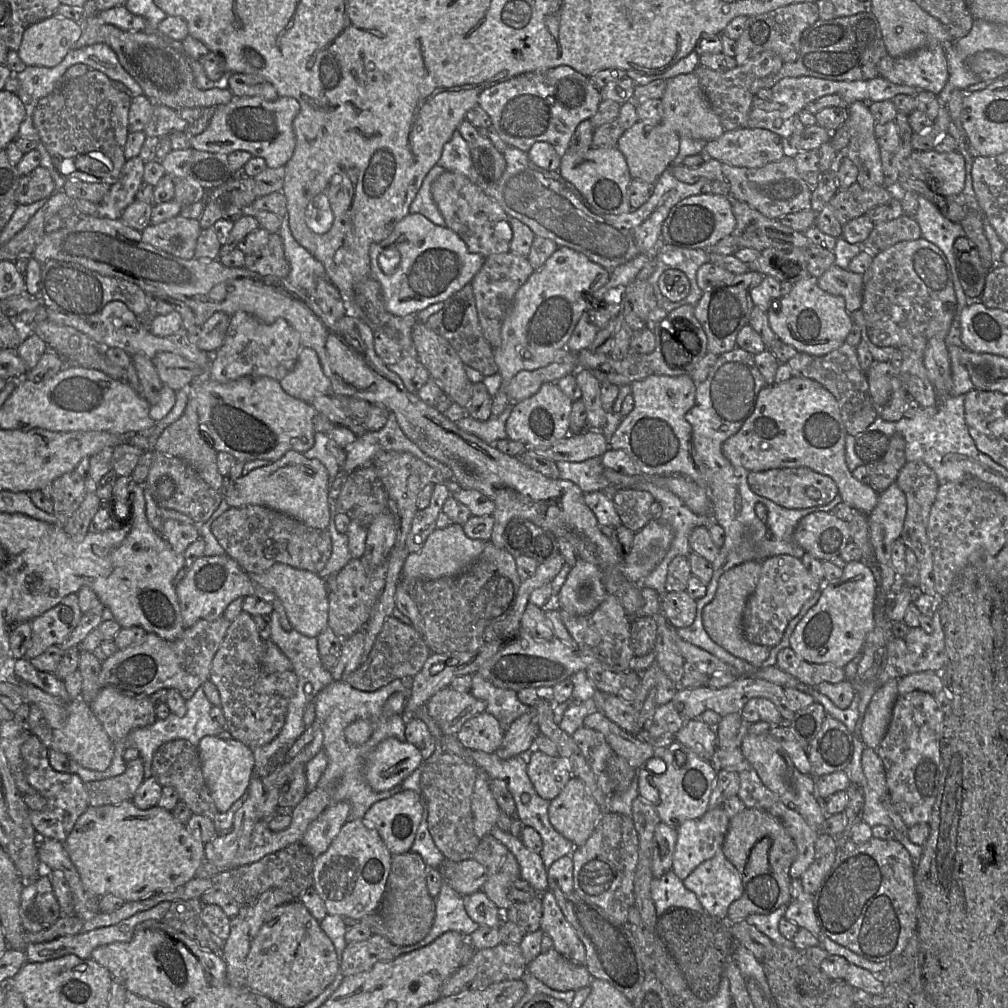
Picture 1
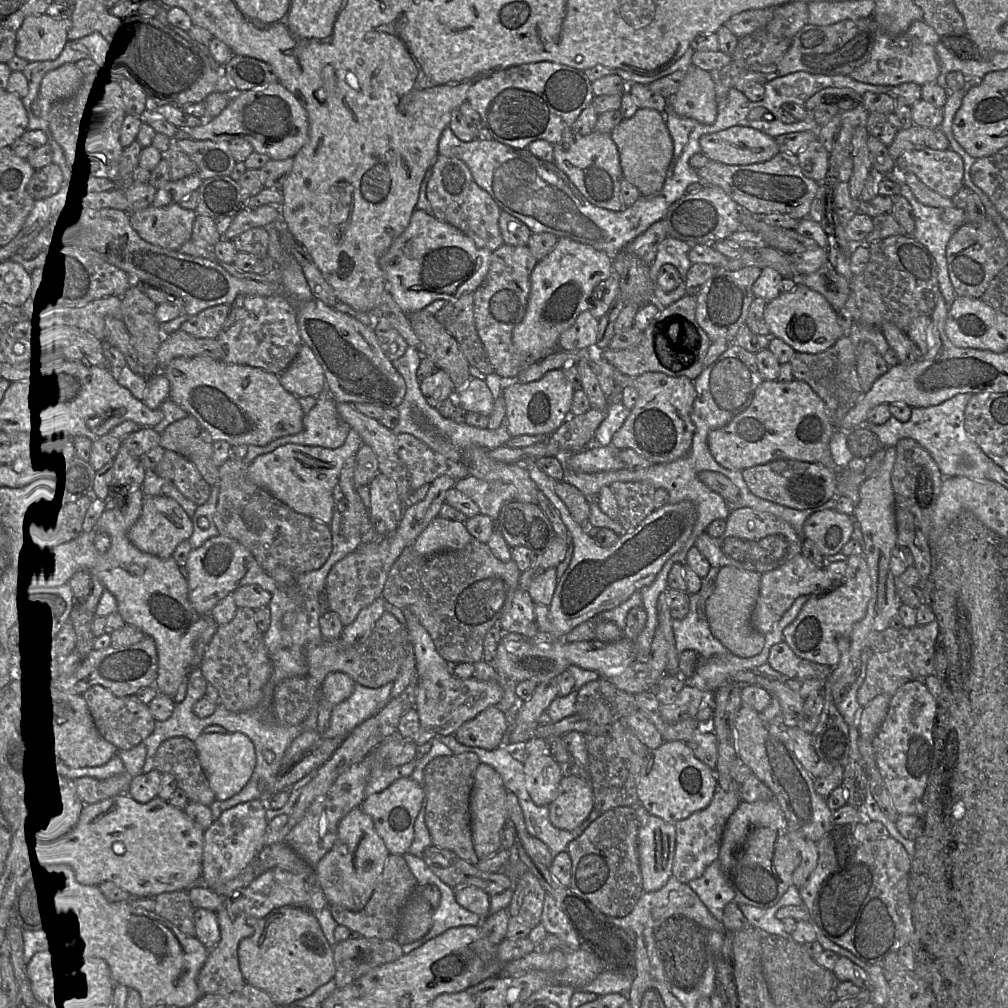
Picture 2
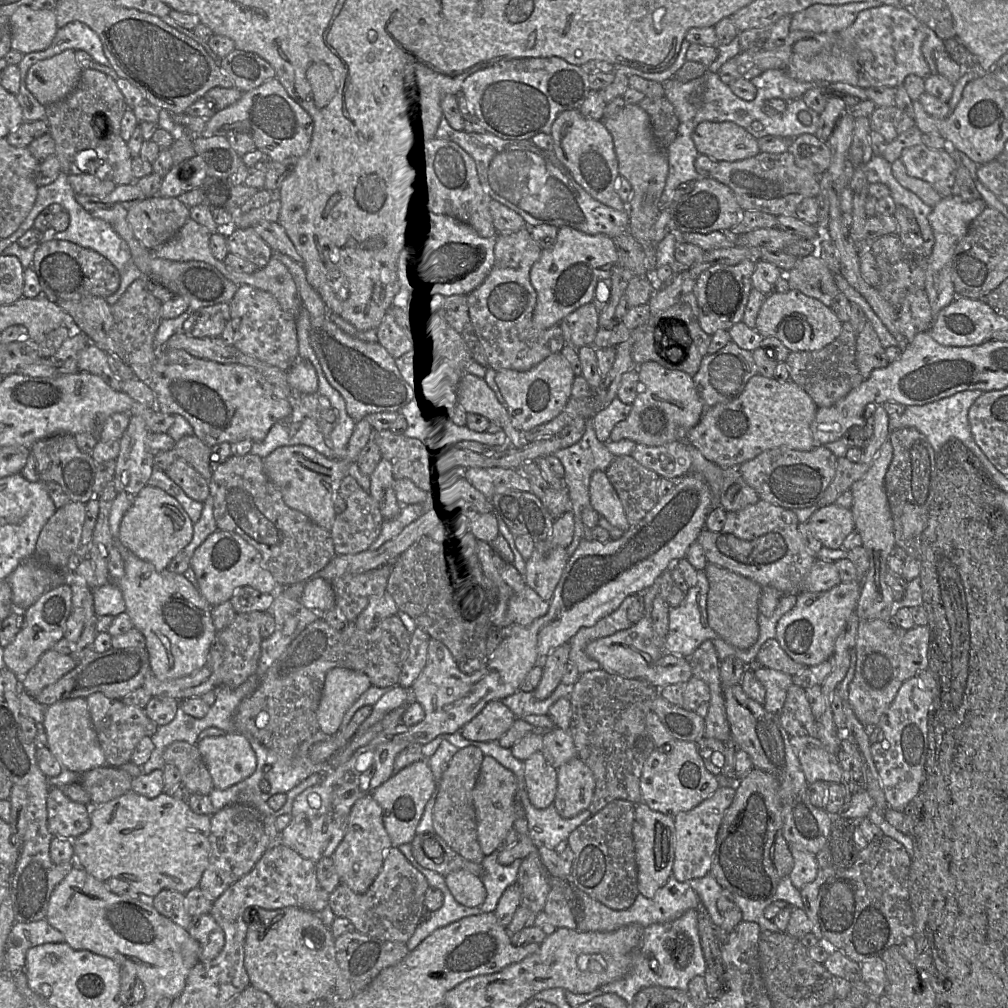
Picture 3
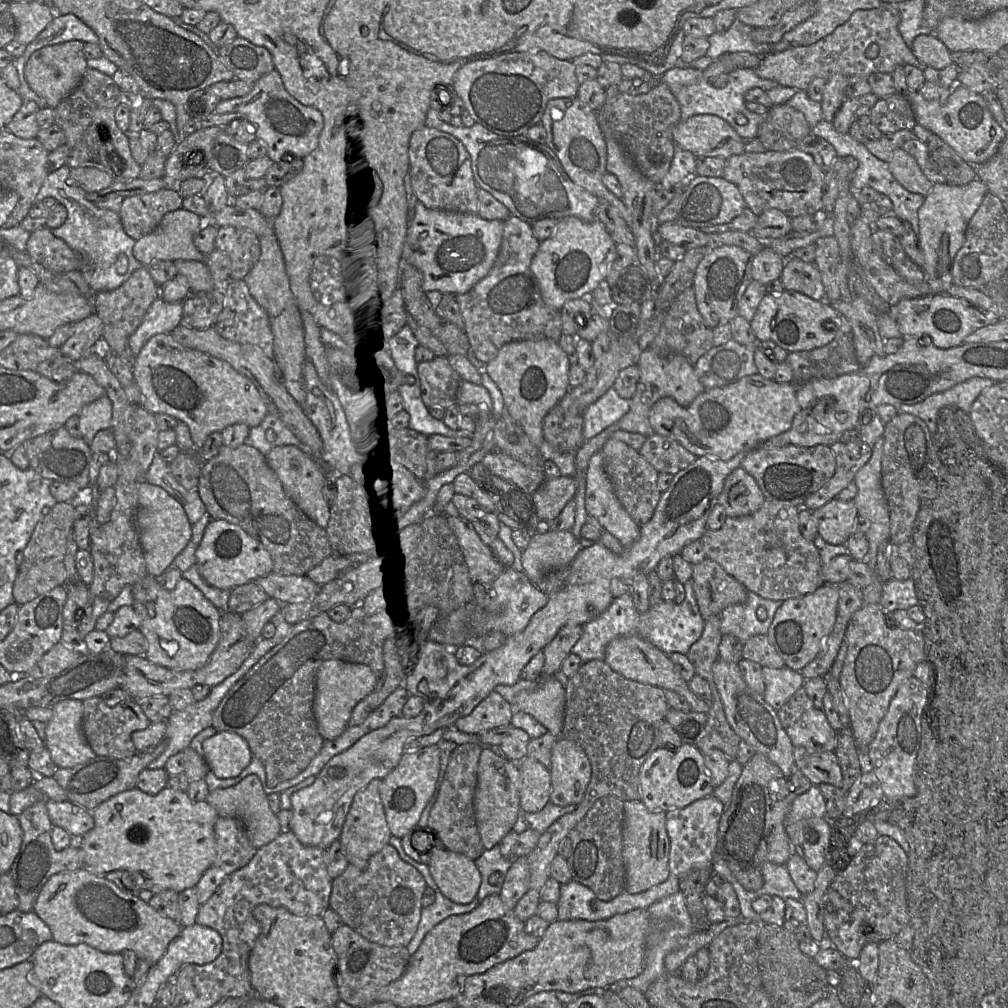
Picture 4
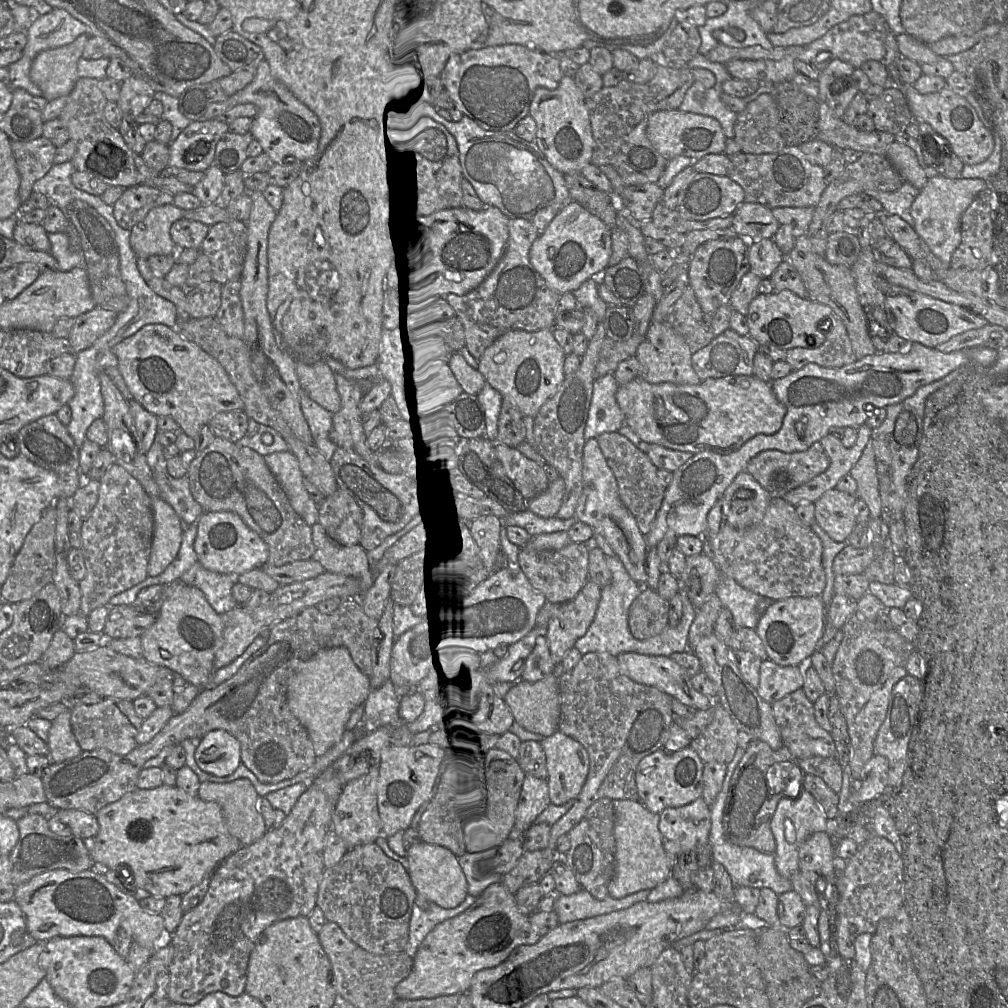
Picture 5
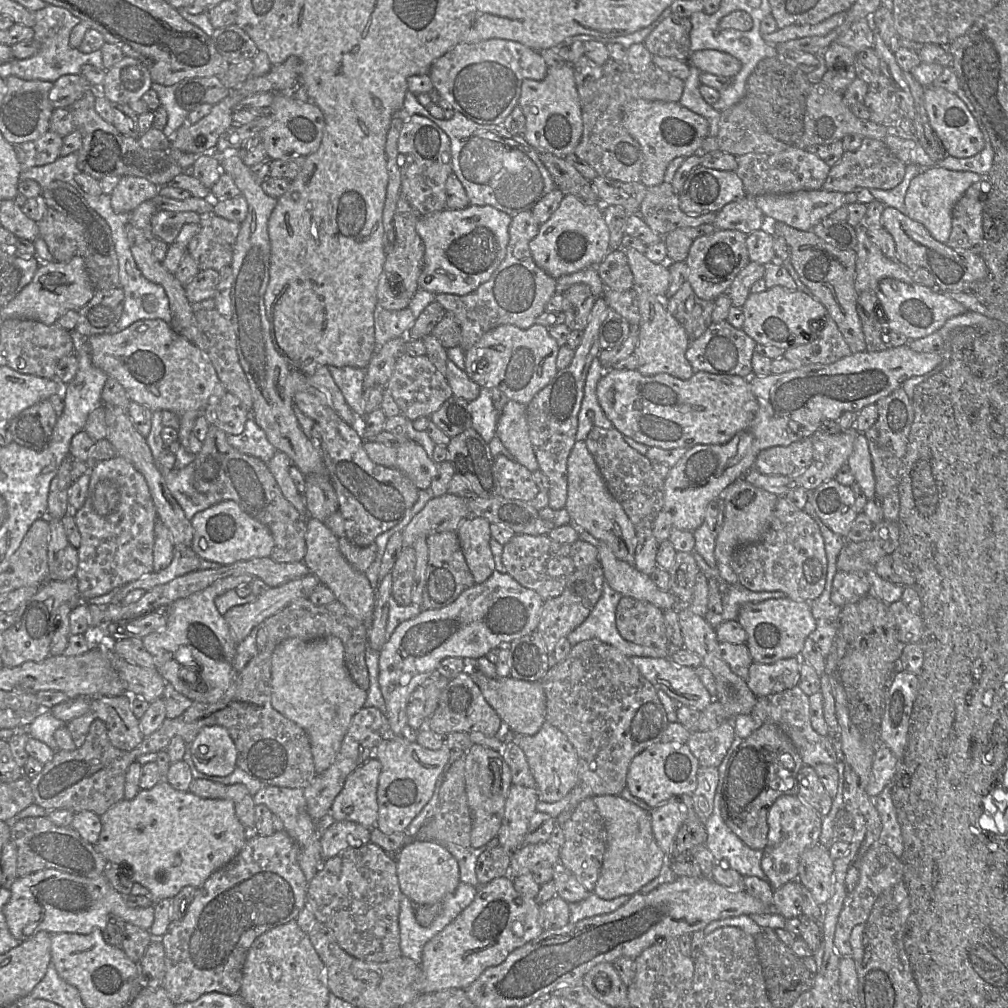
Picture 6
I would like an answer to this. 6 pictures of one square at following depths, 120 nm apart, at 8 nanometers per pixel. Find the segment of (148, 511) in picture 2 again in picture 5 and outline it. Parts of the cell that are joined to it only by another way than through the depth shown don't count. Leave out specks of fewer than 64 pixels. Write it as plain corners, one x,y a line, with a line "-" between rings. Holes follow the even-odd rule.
159,496
150,498
154,530
147,573
157,576
176,558
184,530
182,520
170,504

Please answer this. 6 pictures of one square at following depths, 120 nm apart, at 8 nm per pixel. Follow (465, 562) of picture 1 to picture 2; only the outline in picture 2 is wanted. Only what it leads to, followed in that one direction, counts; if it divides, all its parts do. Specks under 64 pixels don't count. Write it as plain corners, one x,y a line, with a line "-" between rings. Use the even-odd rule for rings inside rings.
437,517
419,535
412,548
421,555
431,556
461,549
472,539
464,523

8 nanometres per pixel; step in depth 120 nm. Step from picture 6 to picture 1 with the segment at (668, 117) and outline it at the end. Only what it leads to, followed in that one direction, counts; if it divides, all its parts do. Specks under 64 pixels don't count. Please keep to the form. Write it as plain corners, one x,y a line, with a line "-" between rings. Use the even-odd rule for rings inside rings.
739,128
704,144
705,158
737,167
759,168
780,160
787,149
786,139
765,128

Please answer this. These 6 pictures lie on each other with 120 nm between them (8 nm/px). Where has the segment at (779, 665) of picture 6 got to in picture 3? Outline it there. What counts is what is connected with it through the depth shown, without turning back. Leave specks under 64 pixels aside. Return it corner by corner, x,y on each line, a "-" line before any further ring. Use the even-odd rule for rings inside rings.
766,667
754,671
754,675
766,690
765,710
780,716
787,690
793,684
792,676

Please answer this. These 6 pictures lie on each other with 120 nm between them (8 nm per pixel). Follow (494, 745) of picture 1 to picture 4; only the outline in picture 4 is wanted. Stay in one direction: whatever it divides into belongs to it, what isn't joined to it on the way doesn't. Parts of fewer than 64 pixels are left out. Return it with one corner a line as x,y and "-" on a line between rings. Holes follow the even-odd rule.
492,691
469,715
459,718
453,727
467,734
478,735
485,730
510,725
514,711
505,699

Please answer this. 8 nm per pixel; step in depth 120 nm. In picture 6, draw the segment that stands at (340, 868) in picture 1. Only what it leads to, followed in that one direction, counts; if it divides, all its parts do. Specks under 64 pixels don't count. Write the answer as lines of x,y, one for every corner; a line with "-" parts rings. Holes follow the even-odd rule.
371,756
349,774
331,806
334,821
352,821
369,829
376,827
380,771
380,761

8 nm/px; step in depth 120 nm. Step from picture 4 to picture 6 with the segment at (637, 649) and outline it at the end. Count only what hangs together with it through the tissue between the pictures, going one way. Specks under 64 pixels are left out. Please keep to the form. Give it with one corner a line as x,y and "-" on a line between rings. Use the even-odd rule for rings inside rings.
633,656
630,660
656,690
661,689
678,706
703,711
714,700
690,667
677,665
670,658

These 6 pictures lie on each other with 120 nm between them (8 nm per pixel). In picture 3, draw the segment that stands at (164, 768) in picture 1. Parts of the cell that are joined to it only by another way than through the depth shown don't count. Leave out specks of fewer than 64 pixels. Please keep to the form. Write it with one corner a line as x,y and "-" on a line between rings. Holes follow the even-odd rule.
176,741
170,744
163,753
165,764
176,766
181,774
181,782
190,793
208,795
214,789
211,775
195,744

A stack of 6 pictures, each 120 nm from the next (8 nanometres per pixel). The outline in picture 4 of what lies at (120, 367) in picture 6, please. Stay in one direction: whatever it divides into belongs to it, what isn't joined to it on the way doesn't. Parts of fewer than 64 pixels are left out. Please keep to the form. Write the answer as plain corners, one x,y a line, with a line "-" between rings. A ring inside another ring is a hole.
171,333
152,336
131,367
142,393
141,405
153,414
168,414
187,424
197,449
211,433
238,423
258,426
269,412
269,400
247,376
222,359
183,346

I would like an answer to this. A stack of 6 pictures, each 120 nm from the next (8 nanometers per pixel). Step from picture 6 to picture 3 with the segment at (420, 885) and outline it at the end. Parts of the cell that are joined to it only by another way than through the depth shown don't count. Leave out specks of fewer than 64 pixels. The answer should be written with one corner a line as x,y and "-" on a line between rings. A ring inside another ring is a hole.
457,870
444,878
448,889
458,903
467,907
480,907
485,901
487,891
479,876

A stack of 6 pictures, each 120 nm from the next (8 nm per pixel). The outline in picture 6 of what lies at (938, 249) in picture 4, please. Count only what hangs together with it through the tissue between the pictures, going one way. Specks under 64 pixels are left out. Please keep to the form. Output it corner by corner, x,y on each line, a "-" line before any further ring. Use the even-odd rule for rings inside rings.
938,166
924,168
911,180
906,192
907,216
922,224
935,240
947,244
951,234
952,211
955,204
969,187
982,178
974,172
952,171

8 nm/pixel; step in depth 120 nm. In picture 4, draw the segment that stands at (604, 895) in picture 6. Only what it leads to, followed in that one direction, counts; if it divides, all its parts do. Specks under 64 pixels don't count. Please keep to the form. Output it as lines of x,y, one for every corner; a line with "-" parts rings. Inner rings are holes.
641,800
625,801
623,808
622,857
626,872
624,892
636,894
664,882
670,875
666,813
650,812

